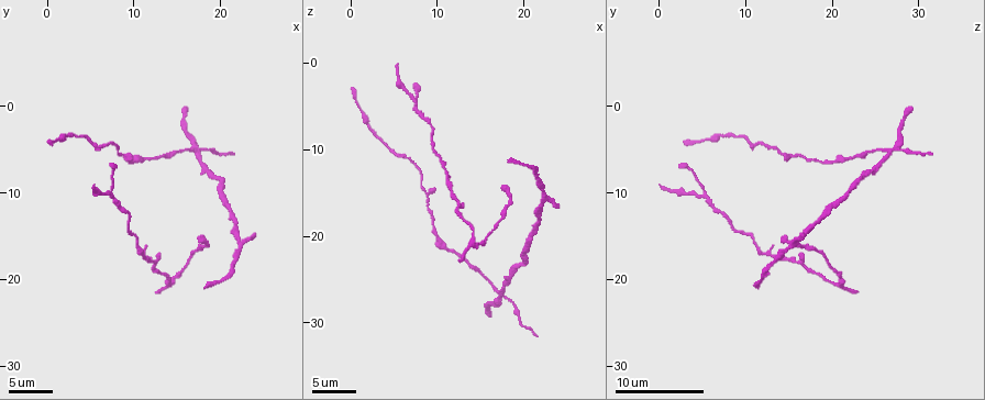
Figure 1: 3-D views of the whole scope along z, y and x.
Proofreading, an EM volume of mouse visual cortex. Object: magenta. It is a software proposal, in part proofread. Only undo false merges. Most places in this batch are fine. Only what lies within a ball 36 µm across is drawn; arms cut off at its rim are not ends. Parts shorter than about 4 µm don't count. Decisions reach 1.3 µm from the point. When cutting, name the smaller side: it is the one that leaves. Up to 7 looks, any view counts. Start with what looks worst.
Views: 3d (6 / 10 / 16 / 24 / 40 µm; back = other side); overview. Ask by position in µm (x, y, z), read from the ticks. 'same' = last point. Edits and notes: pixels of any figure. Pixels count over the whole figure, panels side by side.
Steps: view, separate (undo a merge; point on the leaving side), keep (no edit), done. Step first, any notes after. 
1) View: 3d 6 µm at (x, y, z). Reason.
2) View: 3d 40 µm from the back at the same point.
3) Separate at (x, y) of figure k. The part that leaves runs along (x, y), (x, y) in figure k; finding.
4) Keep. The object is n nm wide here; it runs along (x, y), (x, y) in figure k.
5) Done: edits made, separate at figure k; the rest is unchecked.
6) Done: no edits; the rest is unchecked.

View: 3d 16 µm at (17.0, 5.2, 26.8). Four-way junction.

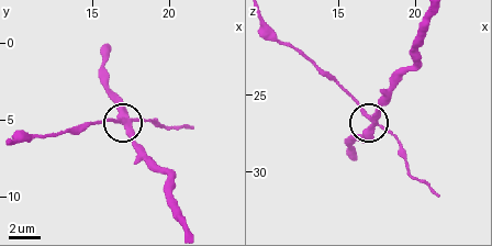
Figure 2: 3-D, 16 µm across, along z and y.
Keep. The side arm is 7 µm long; continuous, no second neuron.

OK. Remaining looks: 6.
View: 3d 16 µm at (7.2, 10.2, 5.2). Three-way junction.

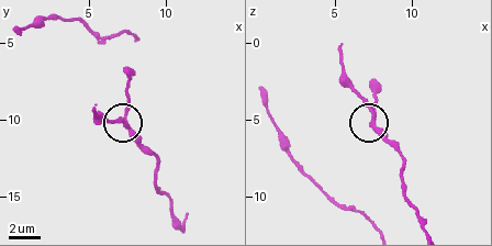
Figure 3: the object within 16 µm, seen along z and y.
Keep. 3 arms meet here; continuous, no second neuron.

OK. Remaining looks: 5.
View: 3d 16 µm at (21.4, 14.4, 17.0).

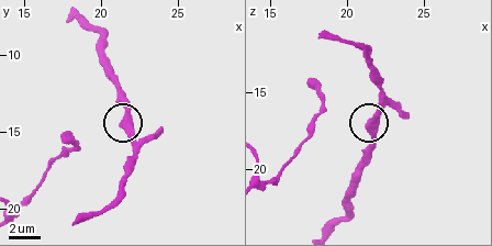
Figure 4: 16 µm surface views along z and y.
View: 3d 6 µm at (21.4, 14.6, 17.2).

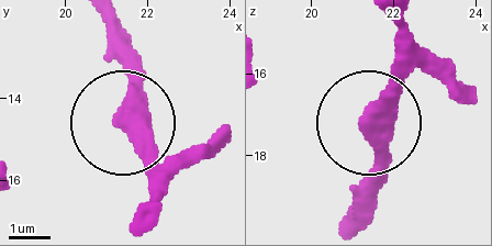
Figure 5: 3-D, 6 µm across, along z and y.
Keep. The side arm is 11 µm long; it runs along (357, 222), (357, 194), (378, 152), (371, 110), (406, 51) in figure 5; continuous, no second neuron.

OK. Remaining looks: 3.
Done: no edits; the rest is unchecked.

